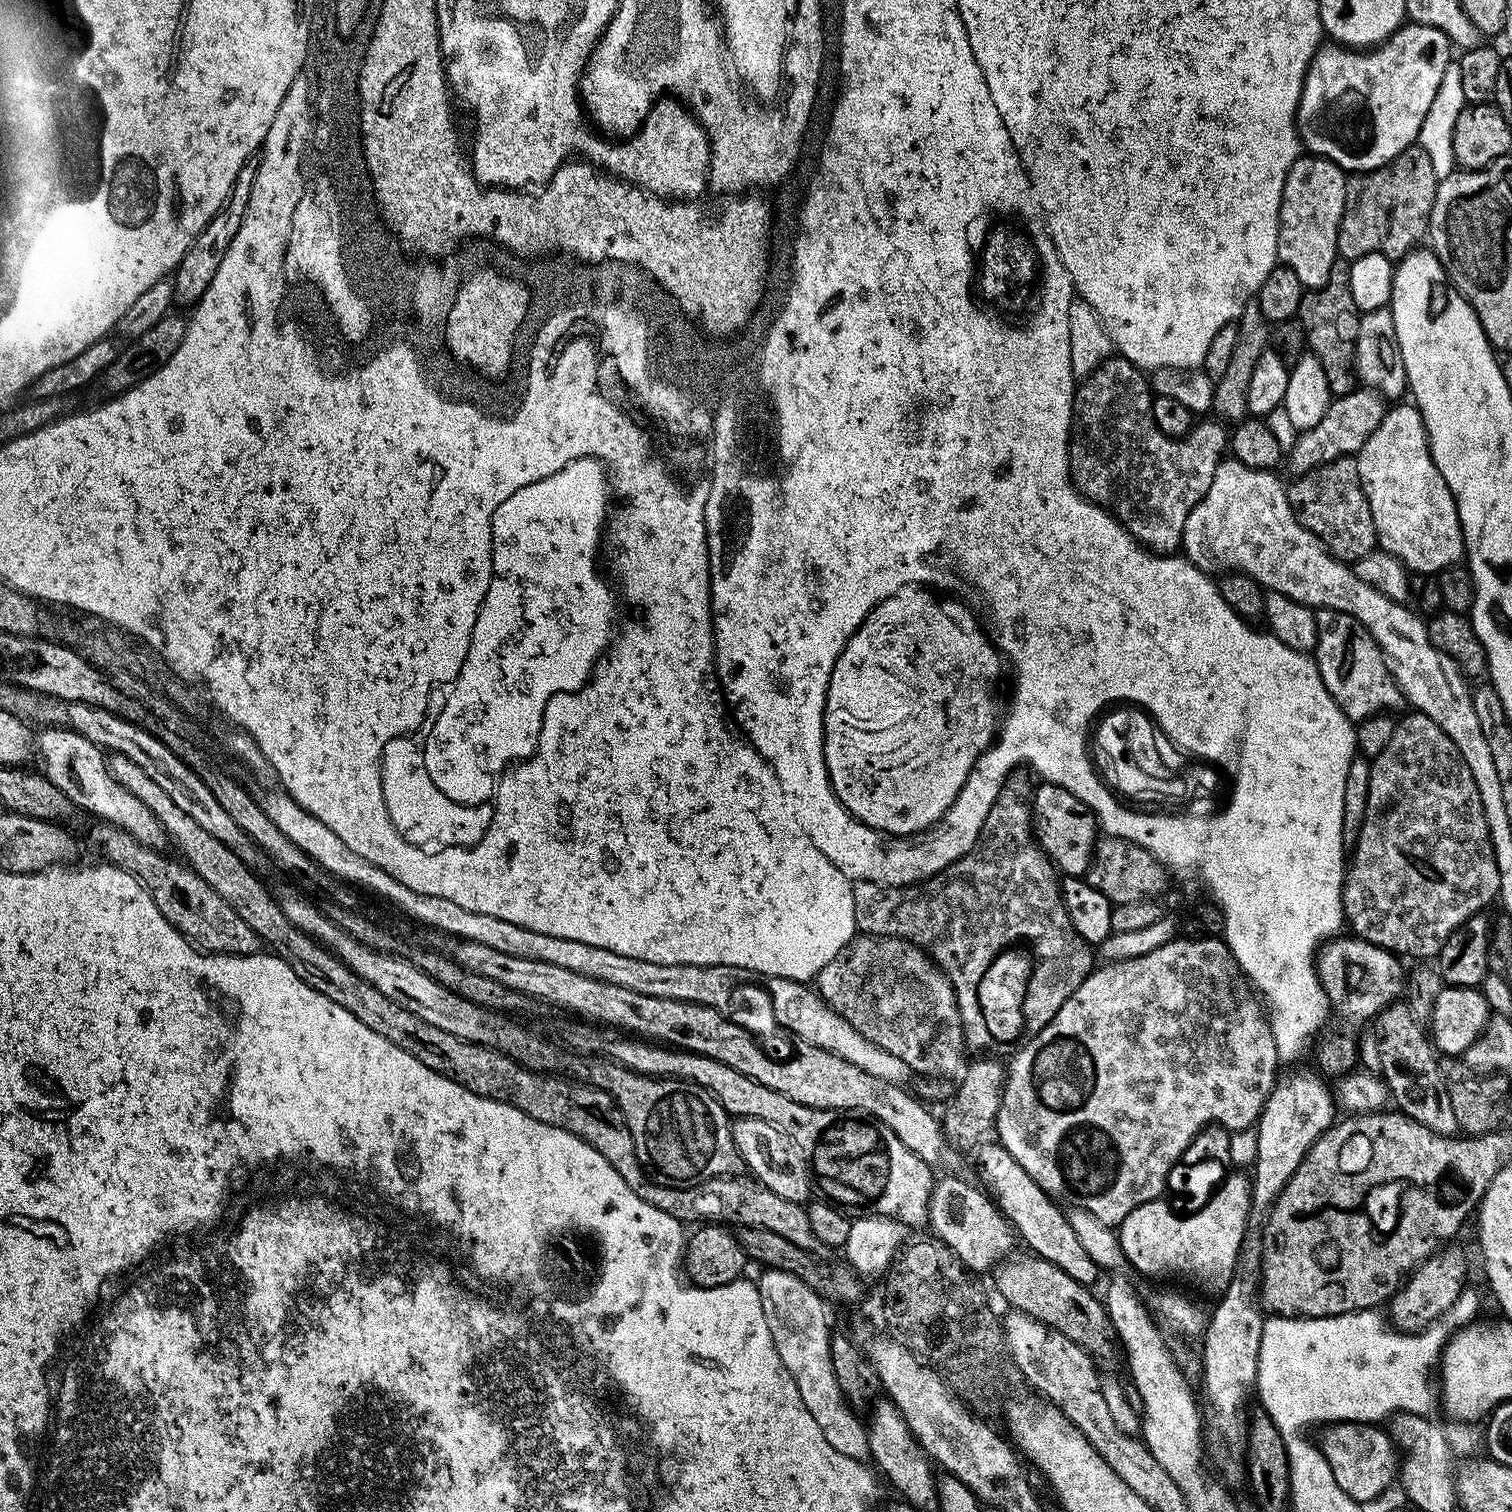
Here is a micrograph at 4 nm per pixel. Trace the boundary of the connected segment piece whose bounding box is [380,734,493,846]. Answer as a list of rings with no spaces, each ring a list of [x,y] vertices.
[[[403,734],[393,736],[392,739],[386,742],[384,747],[380,769],[382,770],[382,784],[388,815],[392,818],[392,824],[399,829],[400,833],[411,844],[428,846],[431,845],[431,840],[444,840],[440,842],[448,846],[471,846],[484,835],[484,831],[490,826],[493,813],[491,807],[471,808],[470,805],[463,804],[460,801],[463,799],[457,798],[453,793],[442,790],[434,782],[434,777],[426,766],[424,745],[419,739],[416,741],[414,737],[403,736]]]

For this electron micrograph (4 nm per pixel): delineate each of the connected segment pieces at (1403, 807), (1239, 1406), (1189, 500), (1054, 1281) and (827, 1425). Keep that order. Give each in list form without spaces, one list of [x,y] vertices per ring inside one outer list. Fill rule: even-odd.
[[[1413,711],[1412,716],[1408,716],[1405,720],[1401,719],[1396,725],[1394,730],[1394,738],[1390,738],[1390,742],[1386,742],[1386,746],[1376,757],[1371,761],[1372,769],[1370,770],[1370,794],[1368,795],[1368,801],[1366,802],[1366,814],[1364,815],[1364,821],[1360,827],[1359,832],[1356,833],[1356,839],[1354,841],[1354,847],[1356,847],[1356,853],[1351,853],[1350,863],[1347,865],[1344,877],[1342,879],[1342,902],[1344,903],[1344,919],[1350,925],[1352,923],[1351,930],[1357,937],[1366,939],[1370,943],[1377,944],[1379,947],[1387,948],[1396,954],[1403,954],[1402,952],[1409,952],[1412,956],[1420,956],[1416,958],[1428,958],[1424,956],[1432,956],[1432,958],[1439,957],[1440,947],[1446,943],[1453,932],[1457,932],[1469,918],[1485,911],[1484,907],[1487,906],[1491,900],[1495,901],[1500,895],[1500,875],[1498,874],[1498,862],[1494,858],[1494,846],[1490,842],[1490,830],[1486,824],[1486,814],[1484,813],[1484,807],[1482,806],[1482,794],[1478,794],[1478,782],[1474,782],[1474,774],[1470,774],[1470,766],[1466,766],[1466,758],[1462,756],[1458,750],[1458,746],[1454,744],[1452,739],[1444,733],[1442,726],[1438,726],[1438,722],[1434,722],[1429,716],[1425,716],[1423,712]]]
[[[1292,1072],[1289,1076],[1281,1075],[1277,1079],[1272,1093],[1267,1102],[1260,1119],[1254,1125],[1256,1132],[1256,1165],[1250,1171],[1250,1187],[1252,1189],[1252,1206],[1248,1210],[1248,1231],[1244,1233],[1244,1241],[1240,1247],[1240,1253],[1236,1259],[1236,1269],[1232,1275],[1230,1286],[1224,1291],[1224,1295],[1219,1297],[1216,1309],[1212,1316],[1207,1317],[1202,1331],[1204,1338],[1204,1353],[1200,1356],[1200,1364],[1204,1367],[1204,1396],[1208,1399],[1206,1404],[1206,1440],[1210,1446],[1210,1456],[1216,1459],[1216,1464],[1220,1467],[1219,1475],[1225,1481],[1238,1479],[1246,1472],[1246,1445],[1248,1443],[1248,1421],[1249,1408],[1248,1395],[1253,1395],[1256,1387],[1256,1375],[1258,1374],[1258,1350],[1262,1344],[1262,1330],[1266,1313],[1260,1306],[1260,1259],[1262,1258],[1262,1233],[1264,1226],[1268,1222],[1268,1213],[1272,1211],[1272,1203],[1282,1194],[1286,1182],[1298,1170],[1298,1166],[1307,1156],[1312,1143],[1331,1128],[1334,1123],[1336,1110],[1338,1111],[1337,1101],[1334,1099],[1333,1089],[1328,1089],[1328,1084],[1323,1080],[1321,1073],[1316,1072]]]
[[[1119,354],[1109,355],[1107,358],[1101,360],[1074,388],[1074,395],[1072,397],[1072,430],[1068,433],[1068,471],[1072,473],[1072,483],[1075,484],[1085,496],[1099,502],[1101,505],[1107,506],[1112,515],[1115,516],[1137,540],[1147,545],[1151,551],[1161,554],[1172,554],[1181,547],[1184,539],[1186,518],[1190,518],[1190,510],[1204,497],[1206,490],[1210,490],[1210,482],[1214,482],[1214,474],[1218,470],[1220,461],[1230,444],[1230,432],[1227,427],[1224,429],[1216,420],[1204,420],[1201,424],[1199,424],[1199,422],[1193,423],[1184,436],[1177,436],[1175,438],[1167,436],[1166,433],[1159,431],[1152,416],[1148,415],[1152,410],[1153,399],[1154,393],[1149,377],[1146,375],[1145,369],[1141,368],[1140,365],[1132,364],[1127,357]]]
[[[1027,1254],[1028,1256],[1009,1255],[1007,1258],[1000,1260],[995,1265],[996,1272],[996,1288],[1000,1291],[1002,1299],[1008,1303],[1013,1309],[1025,1312],[1036,1319],[1041,1320],[1043,1324],[1049,1324],[1054,1330],[1058,1330],[1062,1334],[1066,1334],[1066,1338],[1070,1338],[1075,1344],[1080,1344],[1093,1357],[1108,1356],[1112,1352],[1112,1344],[1114,1346],[1114,1333],[1112,1323],[1108,1317],[1108,1309],[1104,1307],[1104,1301],[1099,1295],[1096,1296],[1091,1287],[1084,1287],[1070,1278],[1065,1270],[1059,1269],[1058,1266],[1051,1264],[1049,1261],[1043,1260],[1042,1257],[1035,1254]]]
[[[768,1266],[766,1268],[765,1272],[761,1274],[760,1280],[758,1279],[760,1297],[764,1299],[764,1309],[770,1326],[770,1334],[774,1338],[774,1346],[778,1350],[786,1370],[792,1375],[798,1386],[800,1400],[806,1406],[806,1410],[810,1410],[810,1414],[814,1414],[818,1426],[822,1426],[824,1432],[829,1434],[856,1432],[859,1428],[861,1431],[862,1420],[852,1413],[855,1412],[853,1405],[849,1404],[847,1398],[844,1397],[842,1386],[838,1382],[838,1378],[834,1376],[834,1362],[830,1358],[830,1346],[834,1332],[833,1329],[828,1329],[829,1305],[819,1293],[803,1281],[800,1274],[792,1273],[785,1266]]]

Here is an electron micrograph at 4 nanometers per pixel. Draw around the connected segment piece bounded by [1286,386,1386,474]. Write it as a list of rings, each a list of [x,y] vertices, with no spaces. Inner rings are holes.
[[[1367,386],[1357,387],[1345,396],[1335,397],[1332,405],[1322,414],[1322,420],[1310,430],[1299,433],[1292,448],[1290,444],[1286,452],[1289,470],[1292,474],[1308,472],[1319,464],[1337,460],[1339,456],[1359,453],[1360,447],[1370,438],[1370,434],[1378,430],[1378,422],[1382,422],[1385,411],[1385,397]]]

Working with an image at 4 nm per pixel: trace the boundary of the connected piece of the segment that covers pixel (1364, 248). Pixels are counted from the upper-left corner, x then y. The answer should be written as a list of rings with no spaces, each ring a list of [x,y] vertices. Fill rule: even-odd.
[[[1419,146],[1408,148],[1398,158],[1388,164],[1375,168],[1372,172],[1362,172],[1348,176],[1348,193],[1344,217],[1338,230],[1337,253],[1345,256],[1345,261],[1351,262],[1366,254],[1378,252],[1386,259],[1399,262],[1421,243],[1420,240],[1429,235],[1428,223],[1432,217],[1432,207],[1436,201],[1436,186],[1438,178],[1434,174],[1434,165],[1430,162],[1430,154]]]

